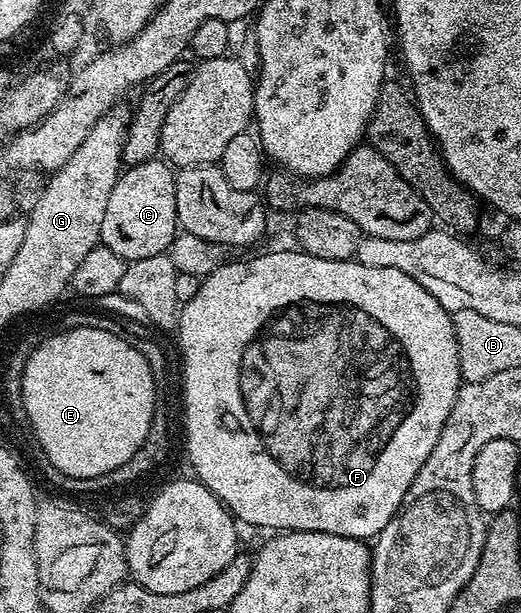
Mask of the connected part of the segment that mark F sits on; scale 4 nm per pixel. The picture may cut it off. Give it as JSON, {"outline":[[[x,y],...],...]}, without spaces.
{"outline":[[[302,251],[294,252],[263,253],[260,257],[249,258],[248,261],[228,260],[221,267],[217,267],[217,271],[213,271],[209,276],[200,280],[199,290],[197,295],[193,295],[193,299],[182,302],[177,322],[177,334],[179,333],[179,349],[183,352],[183,425],[187,428],[187,455],[185,457],[195,468],[195,476],[203,482],[203,486],[214,493],[238,520],[255,525],[259,531],[271,529],[267,531],[332,533],[346,537],[374,539],[379,536],[379,532],[387,526],[389,519],[393,519],[393,515],[399,510],[399,505],[405,499],[417,471],[425,463],[425,459],[429,459],[429,451],[433,451],[441,435],[441,427],[445,427],[445,419],[449,419],[449,411],[453,411],[453,403],[457,399],[461,384],[455,322],[452,314],[448,313],[445,307],[441,307],[441,303],[437,303],[437,299],[429,291],[425,291],[425,287],[421,287],[417,279],[405,275],[405,271],[397,271],[393,267],[365,267],[354,259],[330,261]]]}

